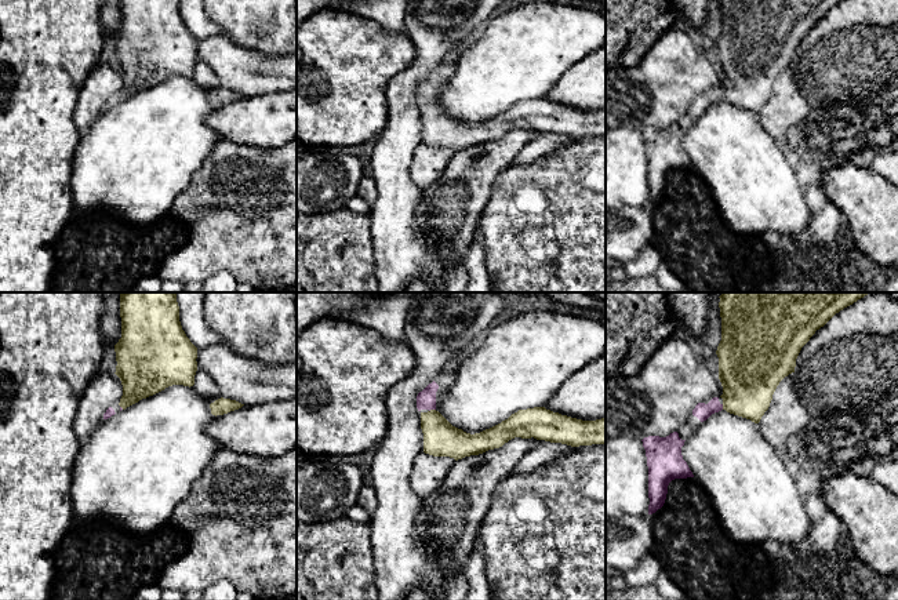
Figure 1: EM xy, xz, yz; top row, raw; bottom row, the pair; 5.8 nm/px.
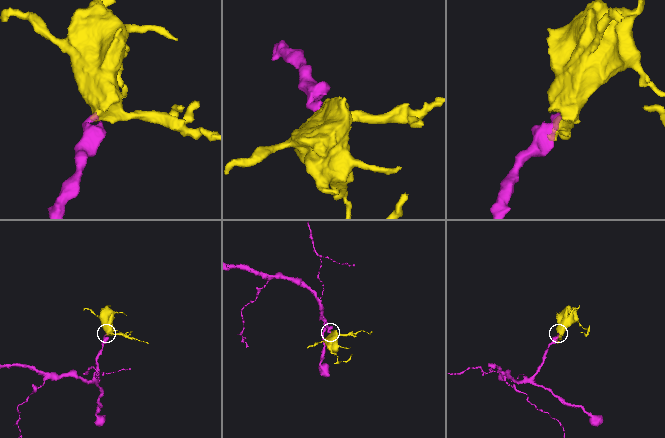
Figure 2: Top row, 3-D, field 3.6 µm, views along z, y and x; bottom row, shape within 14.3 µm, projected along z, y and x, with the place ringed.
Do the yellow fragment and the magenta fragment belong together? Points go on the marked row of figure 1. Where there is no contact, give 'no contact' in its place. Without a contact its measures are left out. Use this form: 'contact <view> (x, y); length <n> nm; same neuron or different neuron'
contact xz (432, 410); length 40 nm; same neuron

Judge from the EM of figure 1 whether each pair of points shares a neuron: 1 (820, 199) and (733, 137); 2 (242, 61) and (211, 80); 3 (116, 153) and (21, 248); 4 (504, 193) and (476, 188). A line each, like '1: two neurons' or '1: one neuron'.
1: two neurons
2: two neurons
3: two neurons
4: two neurons

